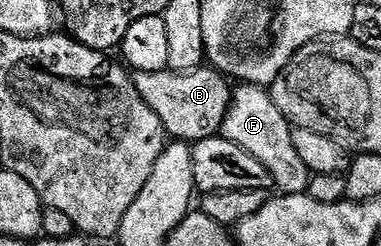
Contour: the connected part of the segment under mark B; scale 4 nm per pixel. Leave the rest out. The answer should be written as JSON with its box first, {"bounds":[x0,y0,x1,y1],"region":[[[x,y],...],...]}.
{"bounds":[133,65,234,145],"region":[[[209,65],[195,71],[138,71],[133,75],[133,84],[139,89],[139,97],[143,97],[155,117],[159,117],[166,136],[190,145],[218,134],[233,104],[234,88],[230,80]]]}

